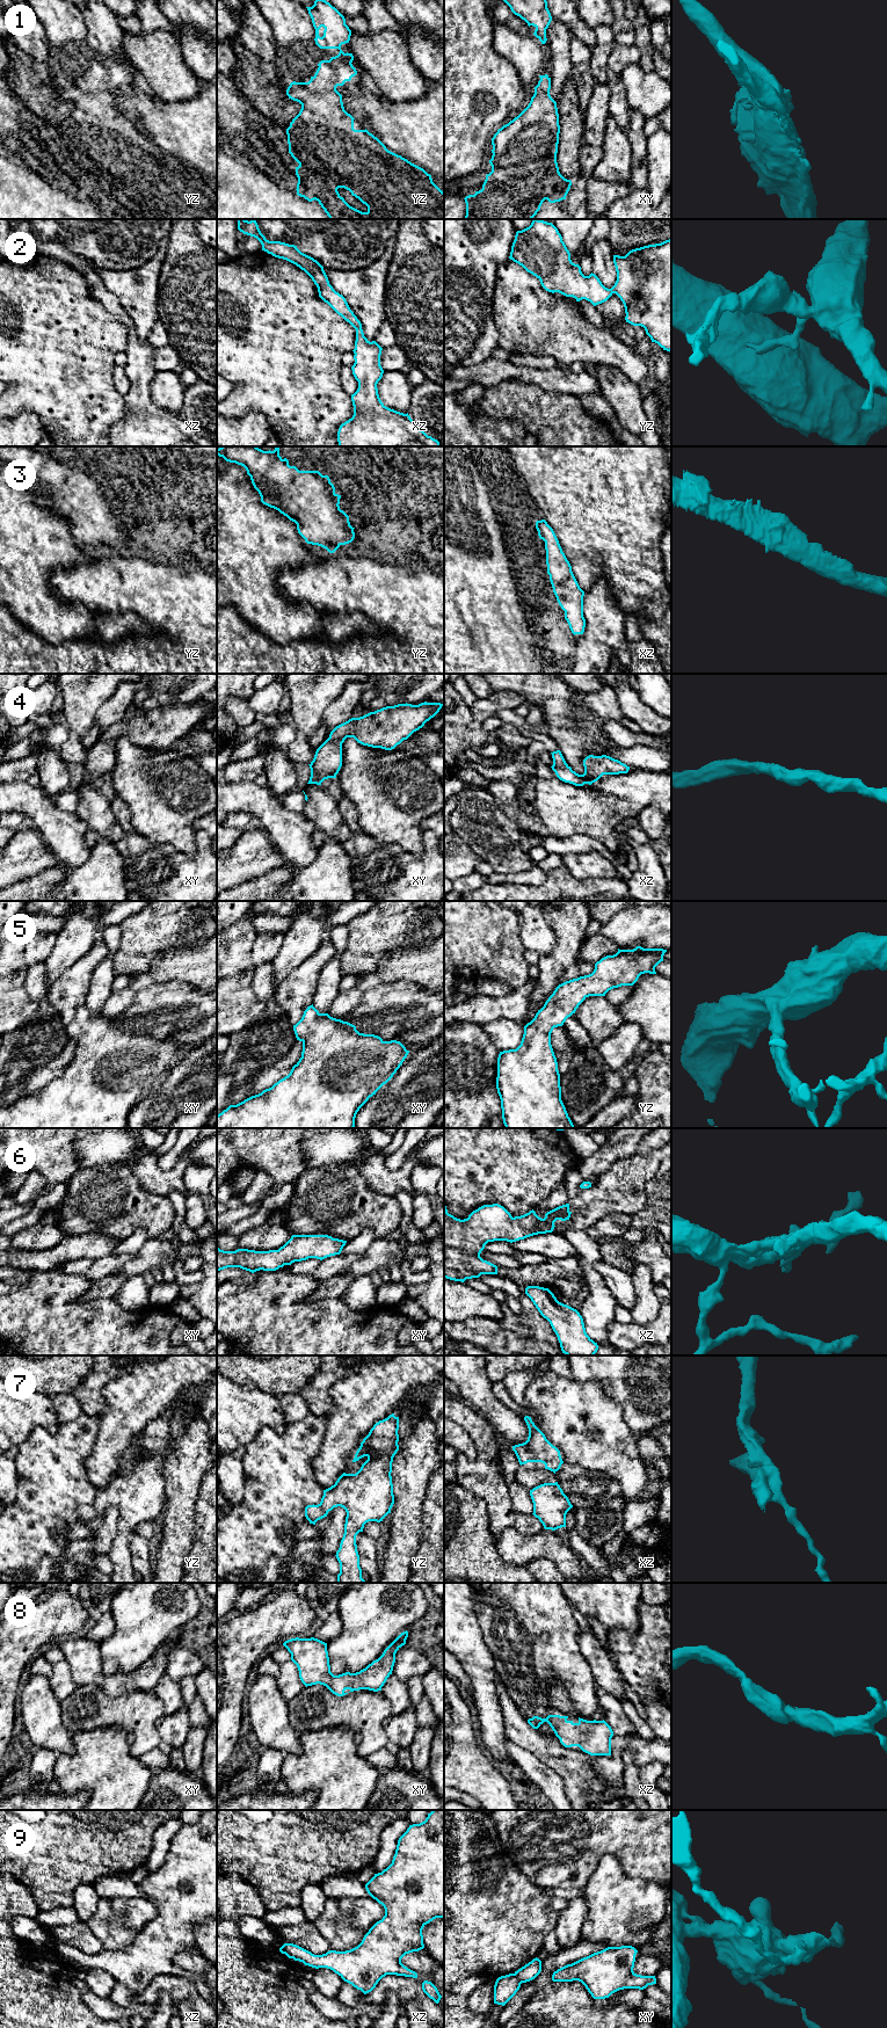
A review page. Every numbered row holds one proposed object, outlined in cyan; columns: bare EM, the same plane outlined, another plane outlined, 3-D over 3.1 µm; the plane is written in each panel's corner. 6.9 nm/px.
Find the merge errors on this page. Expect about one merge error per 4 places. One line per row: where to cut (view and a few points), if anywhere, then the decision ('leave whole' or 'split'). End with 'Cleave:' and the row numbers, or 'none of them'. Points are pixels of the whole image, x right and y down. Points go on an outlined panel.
1: cut none; leave whole
2: cut none; leave whole
3: cut none; leave whole
4: cut none; leave whole
5: cut none; leave whole
6: cut none; leave whole
7: cut none; leave whole
8: cut none; leave whole
9: cut xy (513, 1974), (521, 1983); split
Cleave: 9

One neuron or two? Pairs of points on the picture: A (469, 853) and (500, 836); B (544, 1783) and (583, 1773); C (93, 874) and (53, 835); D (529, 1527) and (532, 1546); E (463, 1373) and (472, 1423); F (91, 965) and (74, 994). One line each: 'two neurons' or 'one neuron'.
A: two neurons
B: two neurons
C: two neurons
D: two neurons
E: two neurons
F: one neuron

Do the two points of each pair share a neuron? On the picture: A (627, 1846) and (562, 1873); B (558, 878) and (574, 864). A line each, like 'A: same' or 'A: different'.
A: same
B: different

